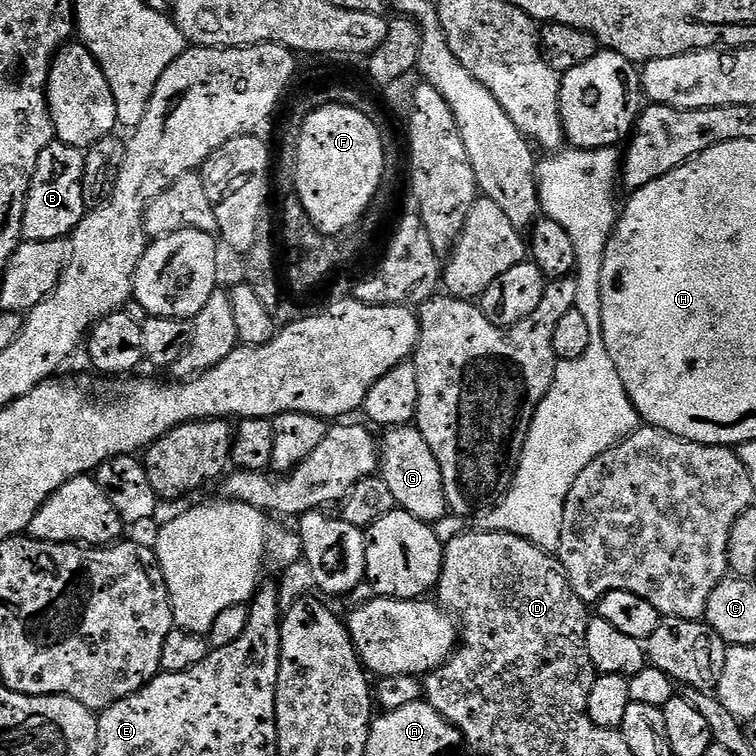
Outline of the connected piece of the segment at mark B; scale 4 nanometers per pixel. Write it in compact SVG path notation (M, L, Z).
M53 139L46 150L38 157L38 166L34 166L34 178L24 207L22 218L23 239L34 242L50 242L71 237L72 232L86 215L82 198L82 170L84 152L81 149Z

